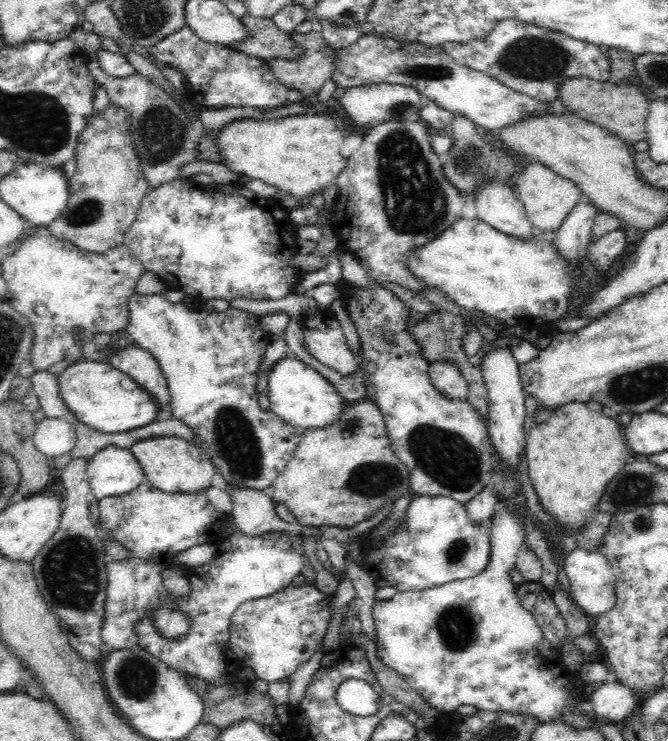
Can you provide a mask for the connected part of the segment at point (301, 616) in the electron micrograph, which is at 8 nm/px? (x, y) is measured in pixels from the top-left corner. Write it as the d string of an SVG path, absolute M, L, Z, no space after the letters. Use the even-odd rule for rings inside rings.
M286 586L270 596L240 604L230 617L230 648L244 667L252 669L256 679L278 682L292 675L298 668L323 648L330 623L329 604L333 594L325 594L316 586ZM310 622L315 632L304 638L300 625Z

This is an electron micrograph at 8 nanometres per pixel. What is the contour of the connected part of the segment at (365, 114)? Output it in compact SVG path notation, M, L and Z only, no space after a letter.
M368 84L368 86L354 86L347 88L340 99L340 106L344 108L346 116L356 124L358 128L374 127L386 120L418 120L416 114L428 104L428 99L422 96L411 86L400 84Z

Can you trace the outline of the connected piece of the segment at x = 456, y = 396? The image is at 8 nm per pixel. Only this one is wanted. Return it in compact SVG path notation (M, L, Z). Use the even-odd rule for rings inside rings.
M453 362L429 363L428 371L432 386L450 400L467 400L469 388L458 367Z

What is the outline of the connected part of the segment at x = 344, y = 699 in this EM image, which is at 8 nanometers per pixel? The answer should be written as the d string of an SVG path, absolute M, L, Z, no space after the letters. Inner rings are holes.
M348 679L336 690L336 701L340 708L352 716L372 716L379 709L380 698L369 682Z

